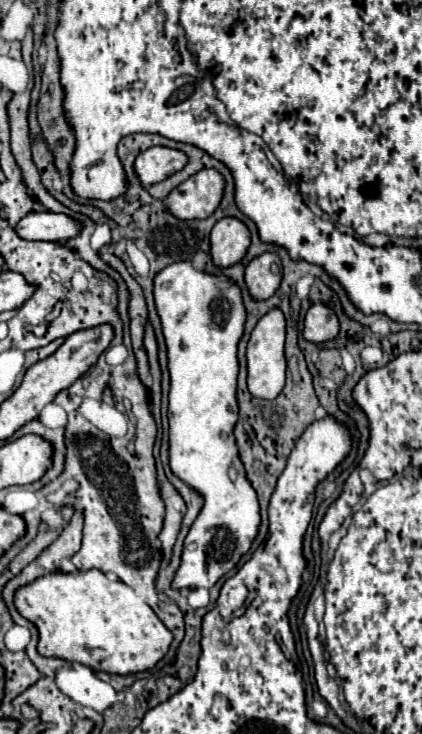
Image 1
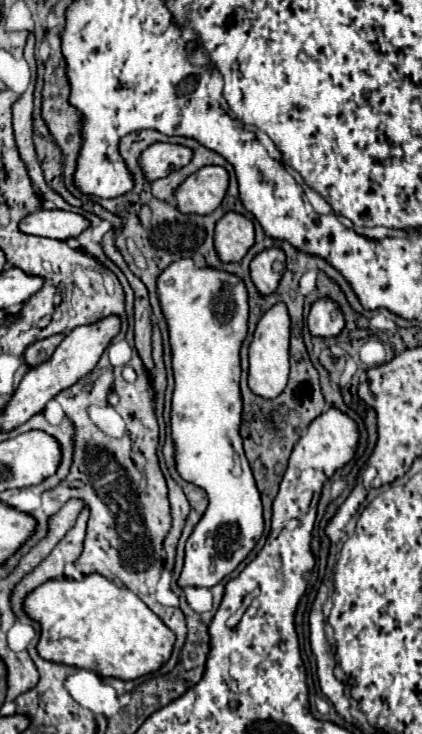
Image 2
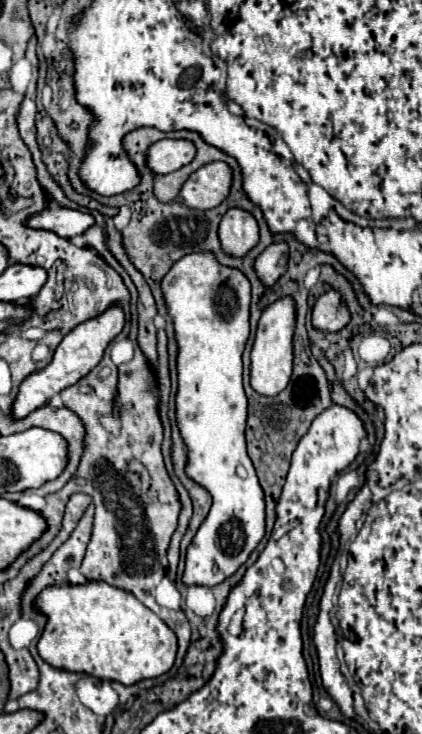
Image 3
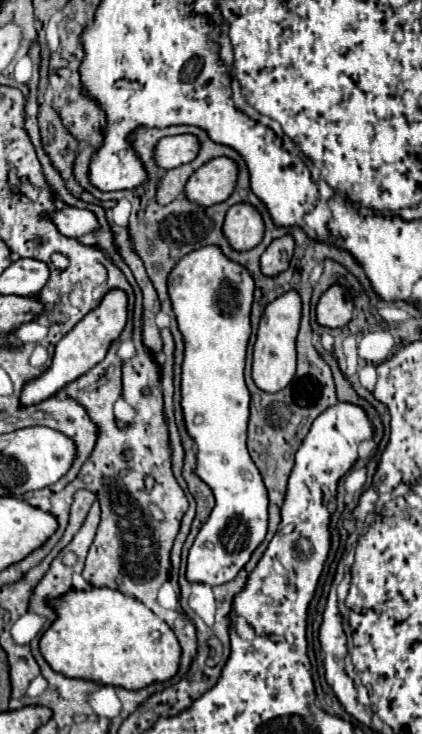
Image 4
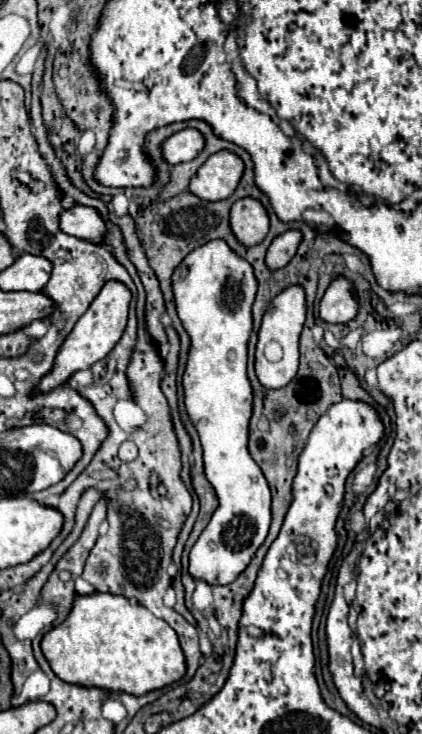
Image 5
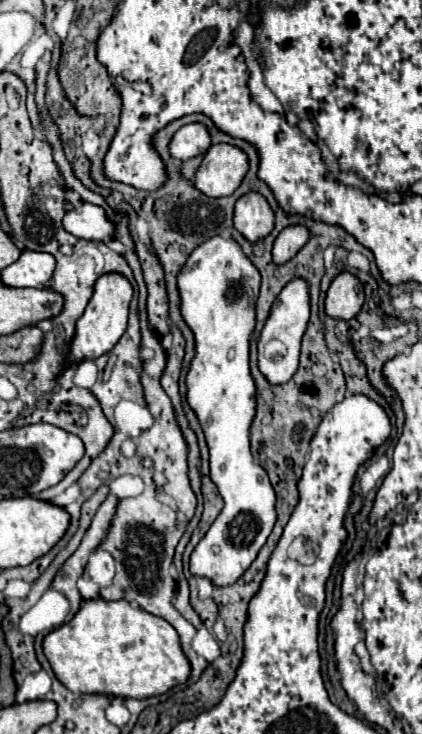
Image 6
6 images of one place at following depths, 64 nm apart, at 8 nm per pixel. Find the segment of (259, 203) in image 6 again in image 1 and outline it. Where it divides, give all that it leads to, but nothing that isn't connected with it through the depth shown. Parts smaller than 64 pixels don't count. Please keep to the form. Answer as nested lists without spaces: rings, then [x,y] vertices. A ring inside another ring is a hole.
[[[226,216],[224,220],[218,220],[216,226],[212,228],[210,244],[214,264],[232,266],[244,258],[250,246],[250,230],[242,220]]]

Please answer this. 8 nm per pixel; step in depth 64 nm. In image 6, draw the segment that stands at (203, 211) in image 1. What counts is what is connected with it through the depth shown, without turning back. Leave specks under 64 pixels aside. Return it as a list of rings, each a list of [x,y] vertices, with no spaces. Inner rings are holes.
[[[212,144],[194,176],[194,186],[206,196],[230,196],[248,172],[248,156],[234,144]]]

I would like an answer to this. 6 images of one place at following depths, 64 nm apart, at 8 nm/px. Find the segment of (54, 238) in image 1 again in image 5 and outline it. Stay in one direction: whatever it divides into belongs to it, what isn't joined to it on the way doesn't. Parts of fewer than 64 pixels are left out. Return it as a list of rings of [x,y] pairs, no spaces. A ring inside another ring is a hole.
[[[74,204],[70,210],[64,210],[60,214],[60,230],[82,240],[102,242],[106,234],[106,224],[96,208]]]

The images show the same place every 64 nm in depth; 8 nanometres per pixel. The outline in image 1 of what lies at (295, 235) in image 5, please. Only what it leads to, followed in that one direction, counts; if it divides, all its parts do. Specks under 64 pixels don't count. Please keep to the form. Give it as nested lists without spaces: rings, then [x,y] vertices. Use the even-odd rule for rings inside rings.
[[[264,252],[246,266],[246,284],[254,300],[270,298],[282,280],[282,262],[276,252]]]

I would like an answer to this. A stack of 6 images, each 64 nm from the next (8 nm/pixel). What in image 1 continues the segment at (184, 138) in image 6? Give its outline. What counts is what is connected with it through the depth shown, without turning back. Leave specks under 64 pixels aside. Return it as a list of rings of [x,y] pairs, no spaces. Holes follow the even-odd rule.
[[[152,146],[144,152],[134,162],[136,174],[142,182],[144,188],[164,180],[166,176],[182,170],[188,162],[188,156],[182,150],[168,148],[168,146]]]

